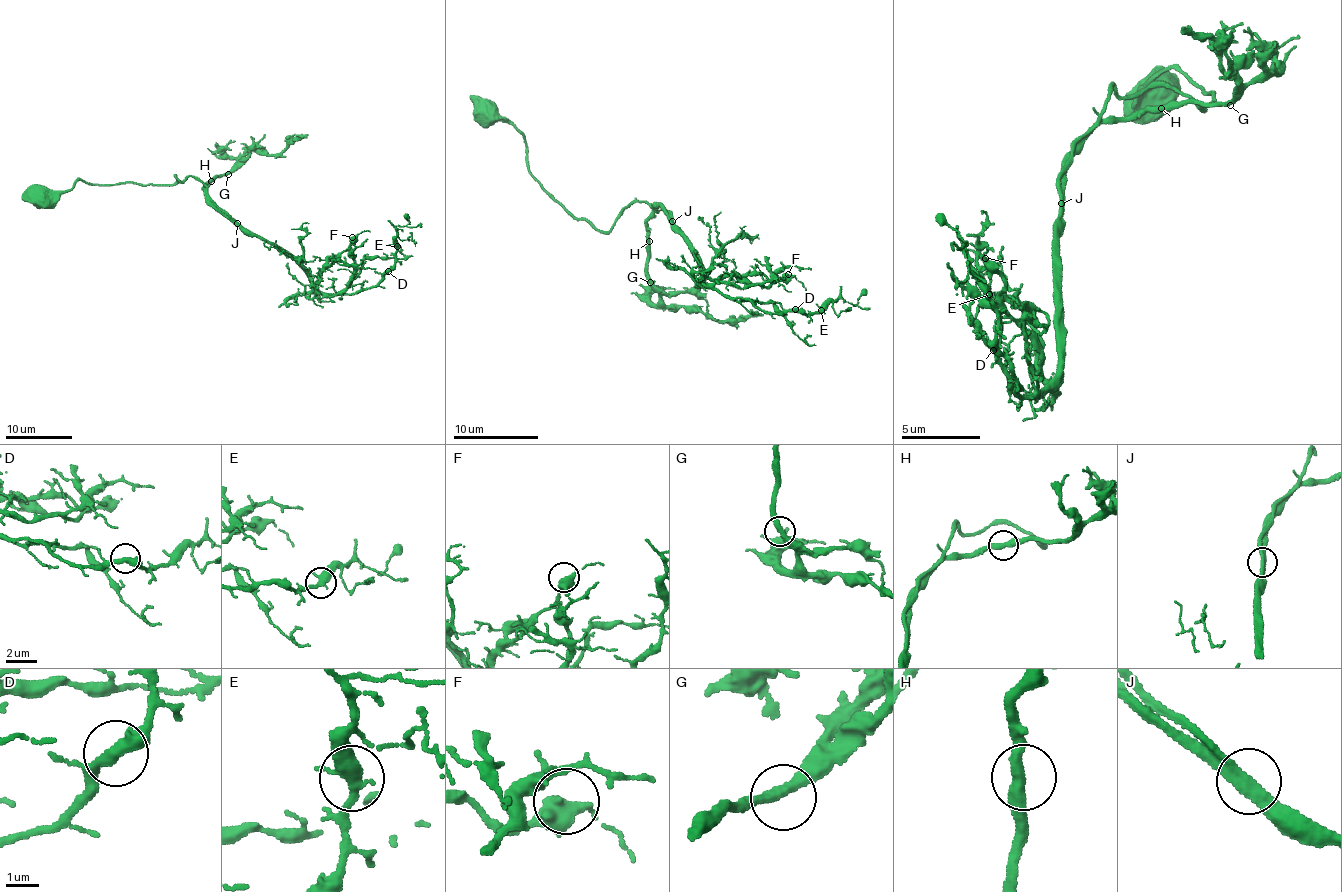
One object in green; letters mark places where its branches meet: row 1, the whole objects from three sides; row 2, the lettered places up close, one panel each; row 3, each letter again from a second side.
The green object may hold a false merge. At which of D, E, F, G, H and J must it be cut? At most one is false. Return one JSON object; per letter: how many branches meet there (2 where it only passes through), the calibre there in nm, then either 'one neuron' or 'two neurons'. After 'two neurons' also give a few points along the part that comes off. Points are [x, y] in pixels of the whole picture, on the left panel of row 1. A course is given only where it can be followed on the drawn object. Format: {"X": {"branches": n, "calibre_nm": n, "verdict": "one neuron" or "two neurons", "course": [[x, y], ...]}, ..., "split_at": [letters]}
{"D": {"branches": 2, "calibre_nm": 360, "verdict": "one neuron"}, "E": {"branches": 2, "calibre_nm": 400, "verdict": "one neuron"}, "F": {"branches": 2, "calibre_nm": 440, "verdict": "one neuron"}, "G": {"branches": 2, "calibre_nm": 340, "verdict": "one neuron"}, "H": {"branches": 2, "calibre_nm": 380, "verdict": "one neuron"}, "J": {"branches": 2, "calibre_nm": 360, "verdict": "one neuron"}, "split_at": []}

